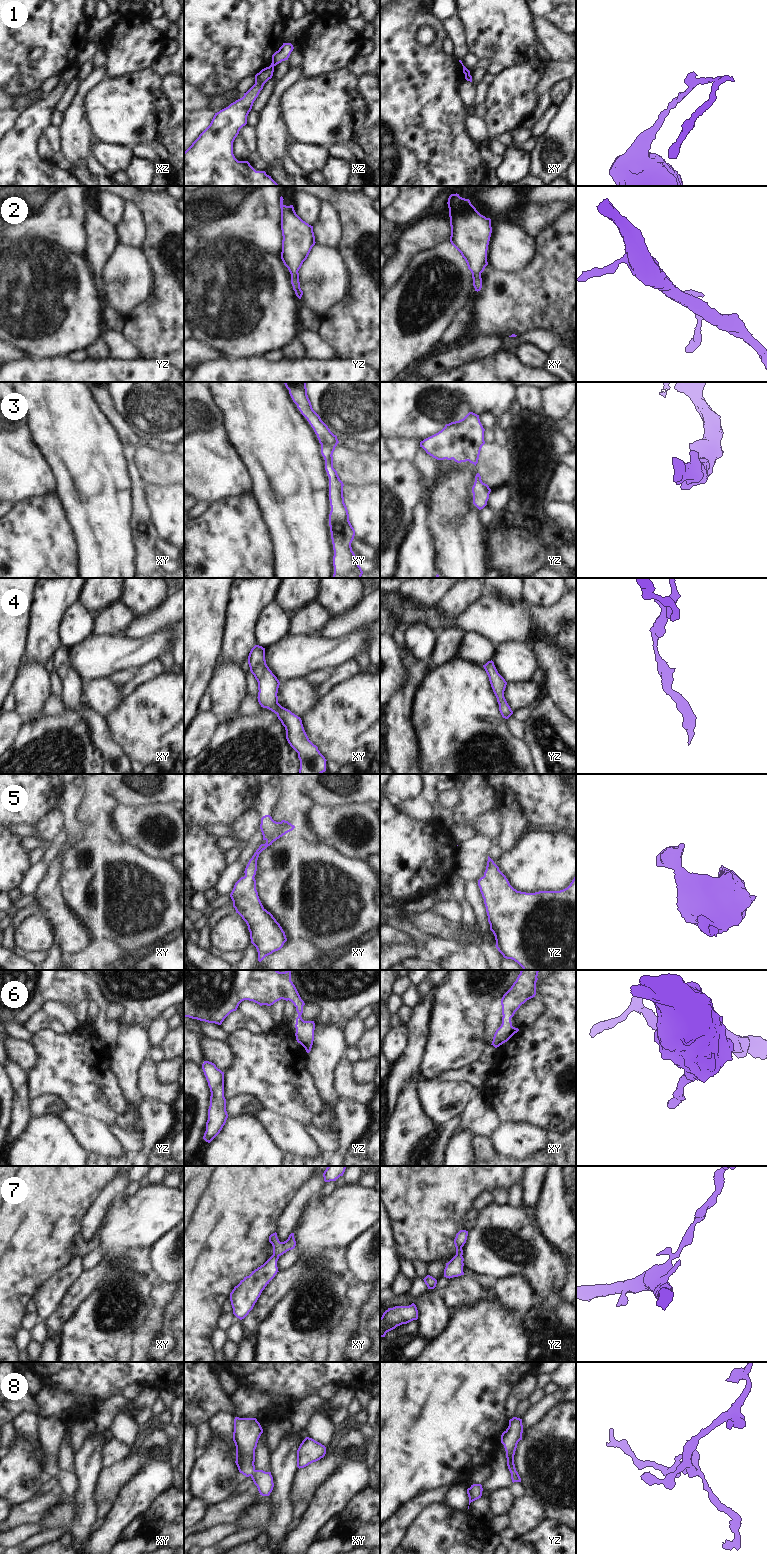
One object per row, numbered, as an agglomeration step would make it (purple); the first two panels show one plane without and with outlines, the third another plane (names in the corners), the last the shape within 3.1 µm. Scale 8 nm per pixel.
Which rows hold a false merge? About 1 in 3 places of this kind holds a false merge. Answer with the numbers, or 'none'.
1

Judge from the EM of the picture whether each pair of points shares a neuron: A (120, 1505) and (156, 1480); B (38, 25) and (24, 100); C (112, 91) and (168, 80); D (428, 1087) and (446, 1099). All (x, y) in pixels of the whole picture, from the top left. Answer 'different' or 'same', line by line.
A: same
B: different
C: different
D: same

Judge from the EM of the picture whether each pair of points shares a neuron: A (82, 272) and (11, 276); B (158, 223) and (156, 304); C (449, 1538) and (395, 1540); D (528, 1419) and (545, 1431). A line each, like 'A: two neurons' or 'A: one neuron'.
A: one neuron
B: one neuron
C: two neurons
D: two neurons

